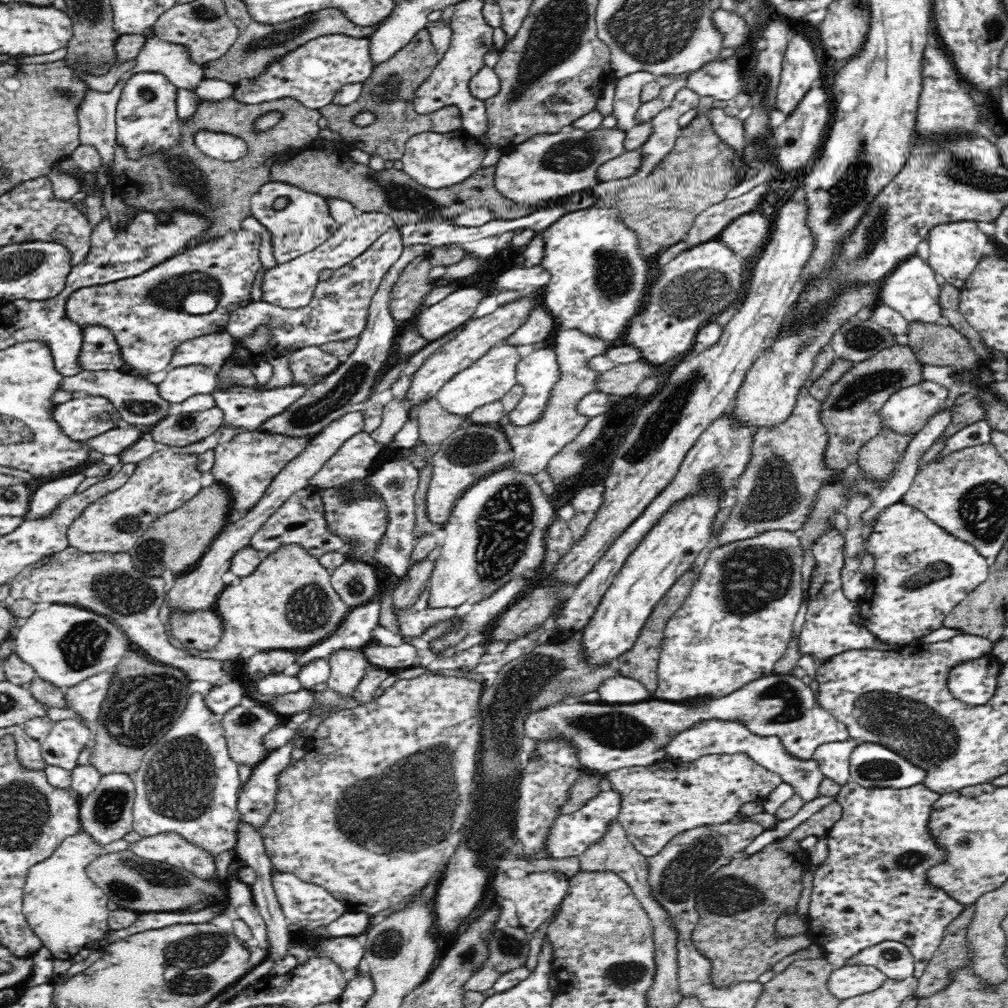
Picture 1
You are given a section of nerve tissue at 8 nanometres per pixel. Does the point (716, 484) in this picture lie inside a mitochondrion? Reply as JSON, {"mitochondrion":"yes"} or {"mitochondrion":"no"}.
{"mitochondrion":"no"}

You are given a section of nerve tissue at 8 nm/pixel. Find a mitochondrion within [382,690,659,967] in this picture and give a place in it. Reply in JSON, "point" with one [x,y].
{"point":[507,943]}

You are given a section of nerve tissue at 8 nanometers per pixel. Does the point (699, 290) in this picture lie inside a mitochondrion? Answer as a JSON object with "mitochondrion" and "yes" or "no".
{"mitochondrion":"yes"}

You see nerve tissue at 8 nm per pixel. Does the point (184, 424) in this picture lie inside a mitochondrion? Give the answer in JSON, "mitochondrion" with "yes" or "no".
{"mitochondrion":"yes"}

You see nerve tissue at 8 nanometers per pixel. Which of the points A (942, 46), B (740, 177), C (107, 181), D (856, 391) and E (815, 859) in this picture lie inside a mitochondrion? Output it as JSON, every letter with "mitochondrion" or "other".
{"A":"other","B":"other","C":"mitochondrion","D":"mitochondrion","E":"other"}

